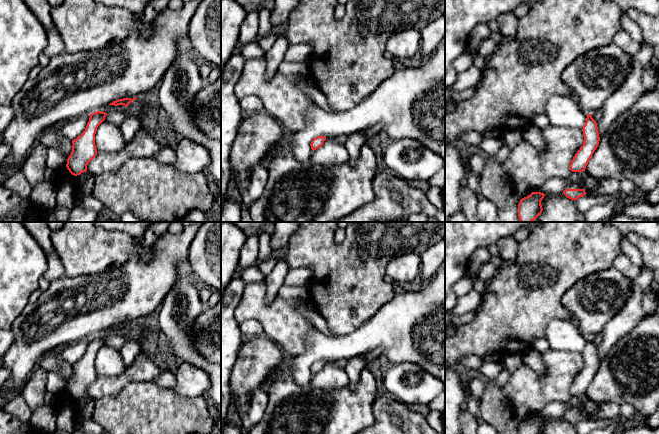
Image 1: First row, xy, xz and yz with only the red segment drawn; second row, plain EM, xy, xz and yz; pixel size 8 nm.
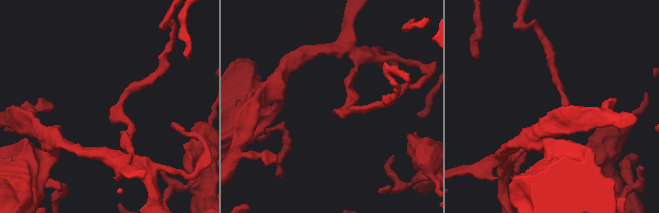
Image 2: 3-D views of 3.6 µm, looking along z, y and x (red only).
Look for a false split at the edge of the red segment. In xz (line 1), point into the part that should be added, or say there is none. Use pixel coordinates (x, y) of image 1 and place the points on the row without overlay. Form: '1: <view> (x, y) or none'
1: none

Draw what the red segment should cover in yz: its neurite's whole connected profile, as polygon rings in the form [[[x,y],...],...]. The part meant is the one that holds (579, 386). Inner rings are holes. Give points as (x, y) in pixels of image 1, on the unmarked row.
[[[591,338],[587,339],[582,355],[584,366],[571,385],[570,394],[572,396],[585,395],[586,390],[600,365],[597,347],[592,342]]]

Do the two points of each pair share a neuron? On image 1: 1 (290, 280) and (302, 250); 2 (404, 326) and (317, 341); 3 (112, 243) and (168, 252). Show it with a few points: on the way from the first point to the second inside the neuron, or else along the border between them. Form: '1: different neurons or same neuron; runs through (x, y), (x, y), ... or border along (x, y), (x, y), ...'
1: different neurons; border along (291, 268), (309, 267), (312, 275), (308, 283)
2: same neuron; runs through (382, 331), (374, 333), (356, 343), (339, 343)
3: different neurons; border along (151, 247), (147, 260), (140, 255), (129, 259)

